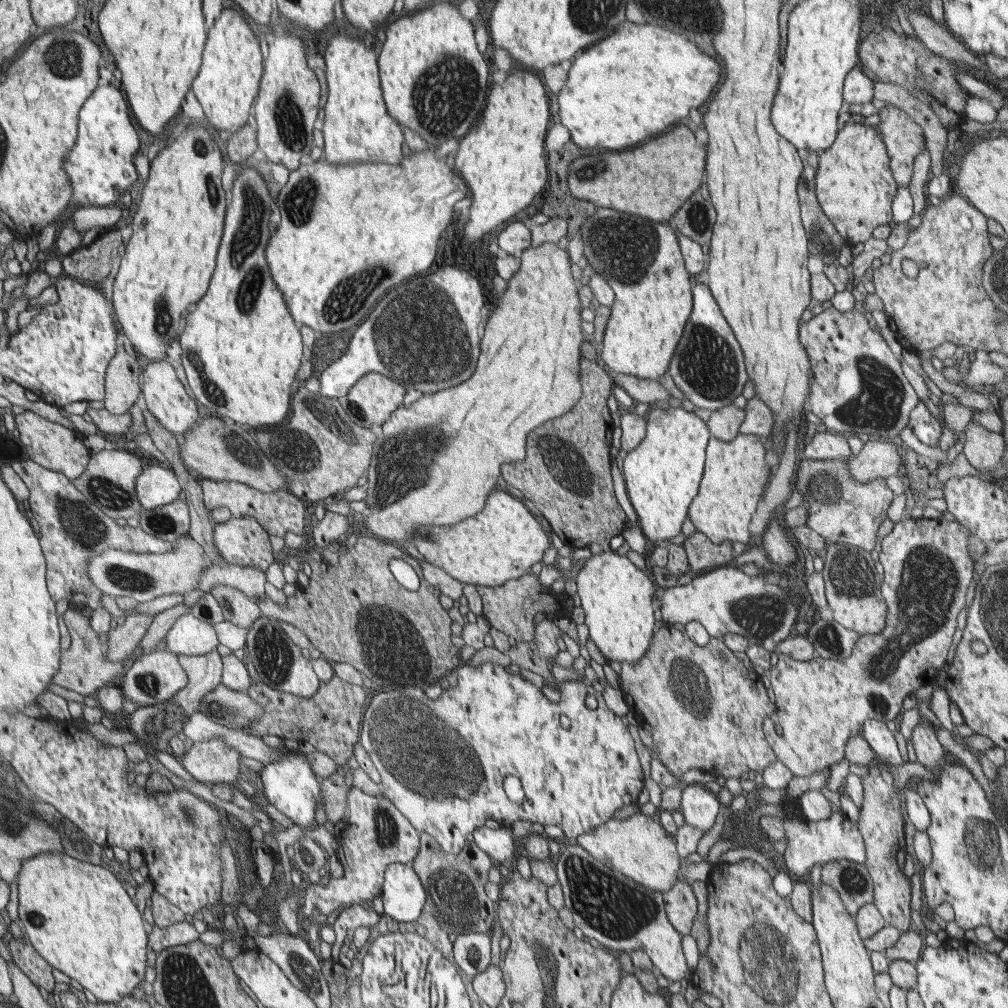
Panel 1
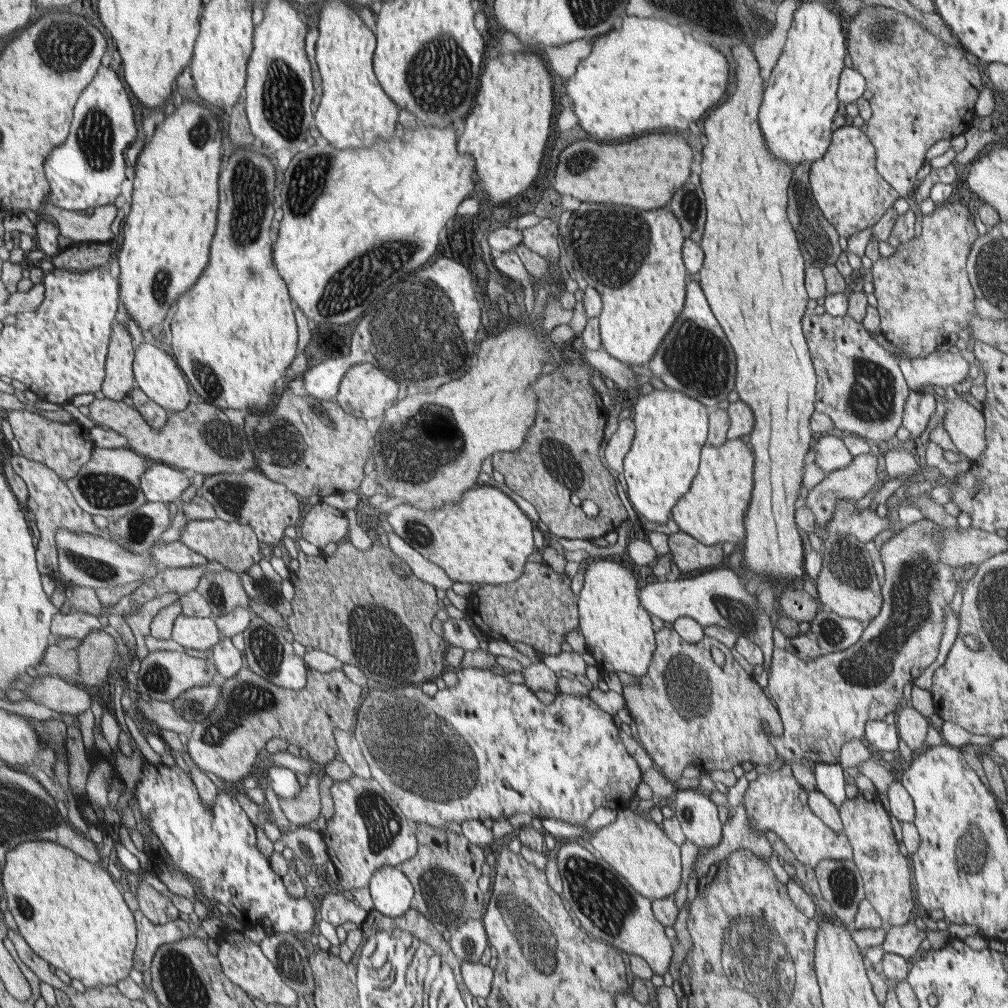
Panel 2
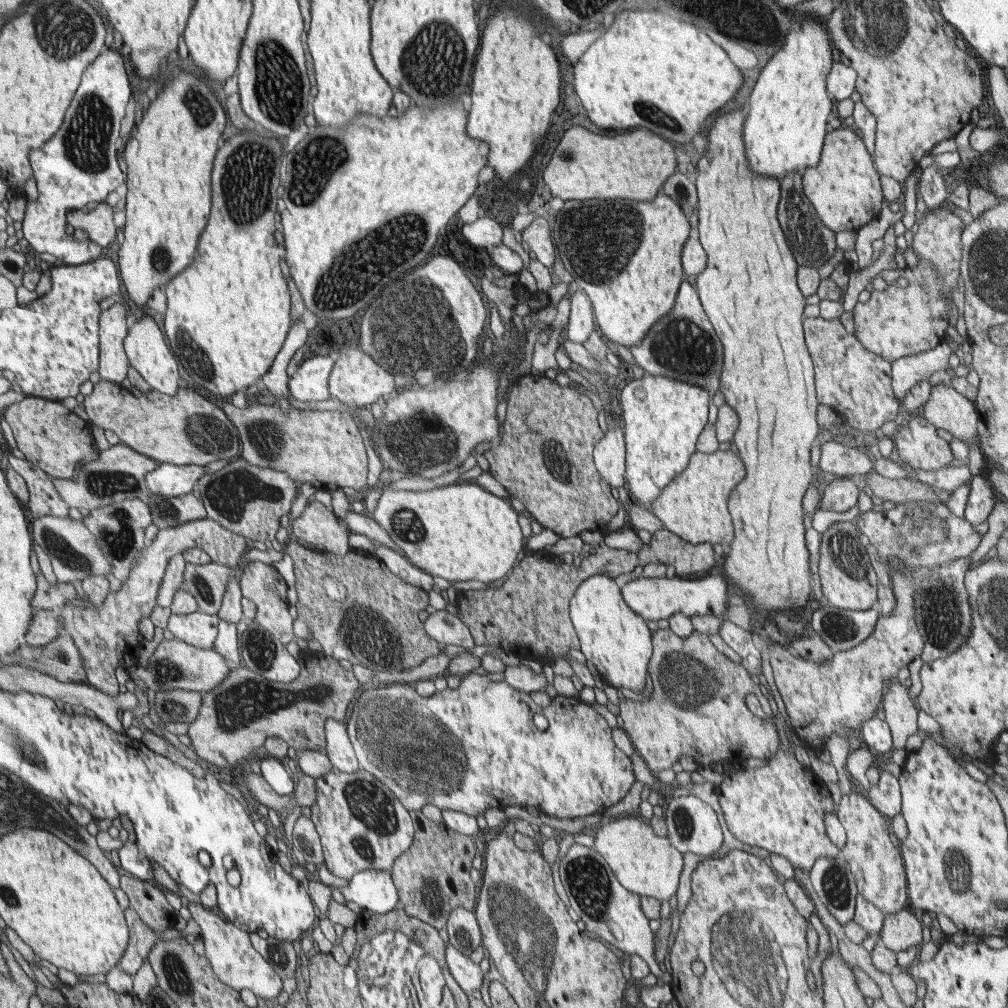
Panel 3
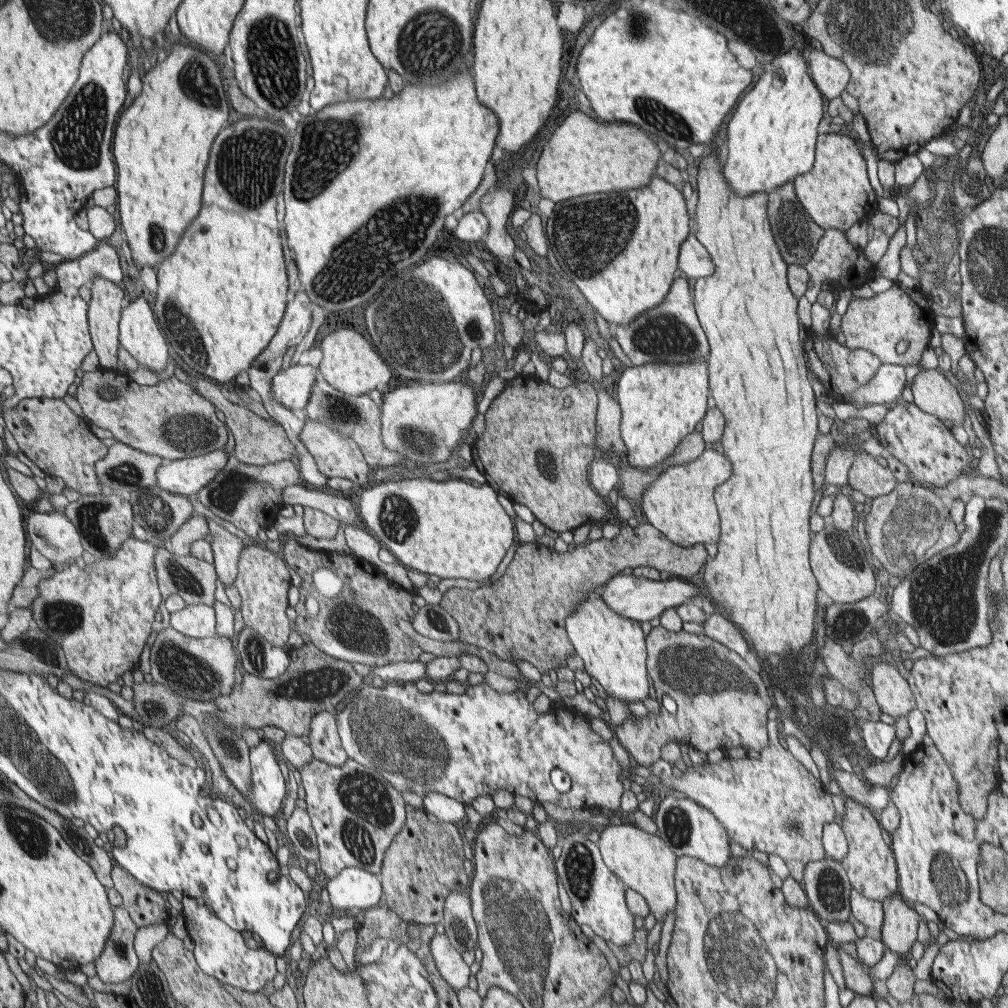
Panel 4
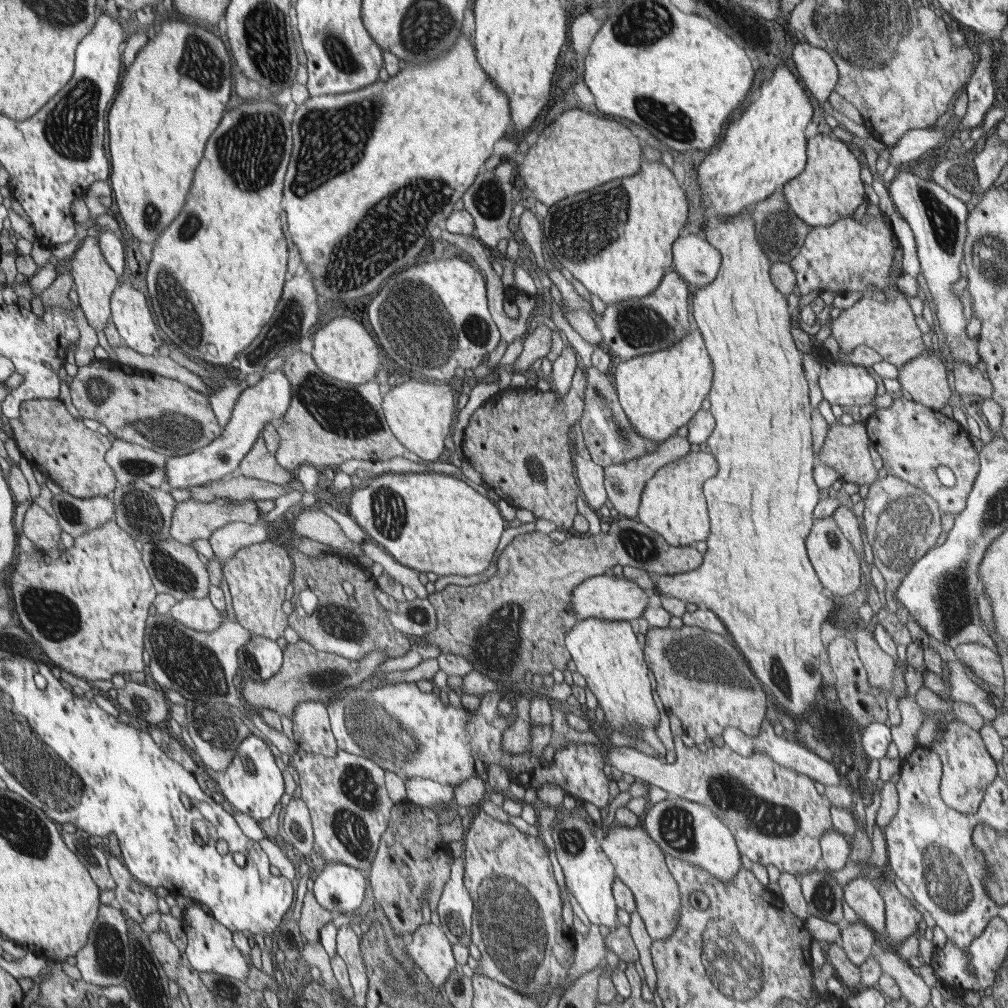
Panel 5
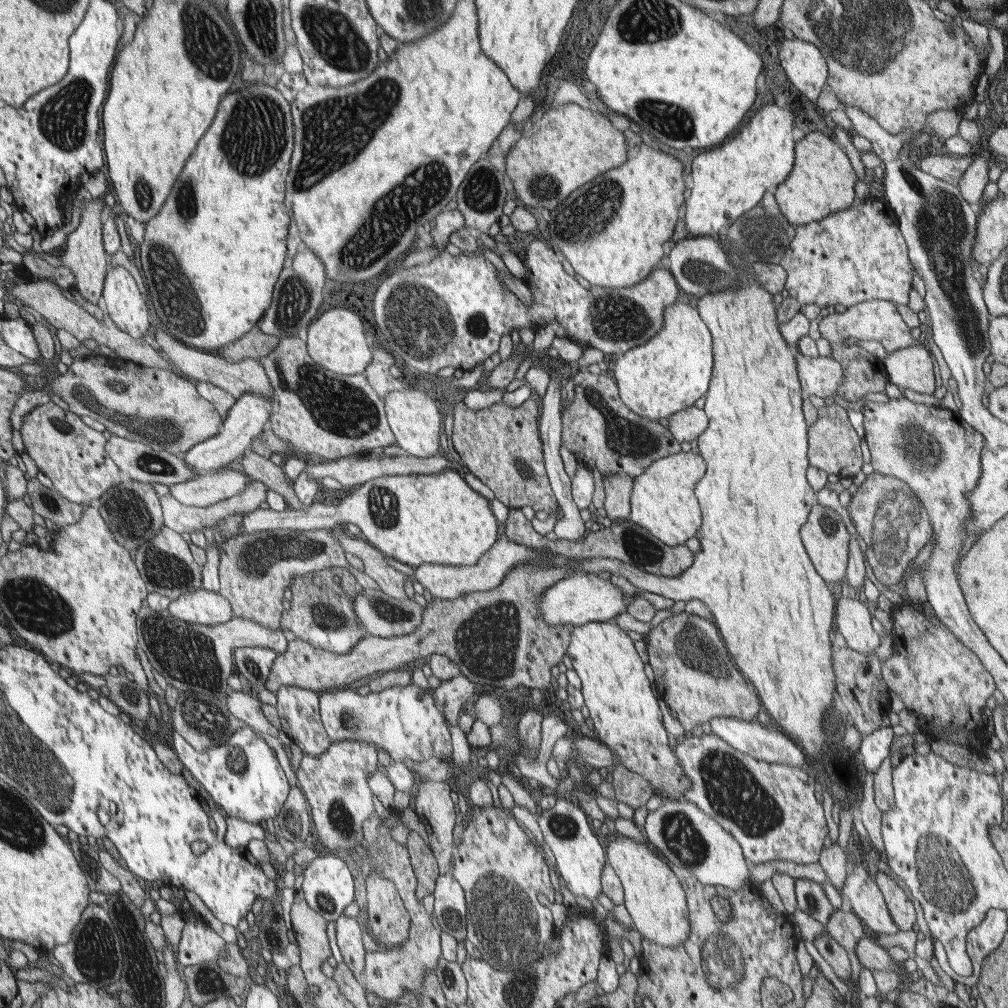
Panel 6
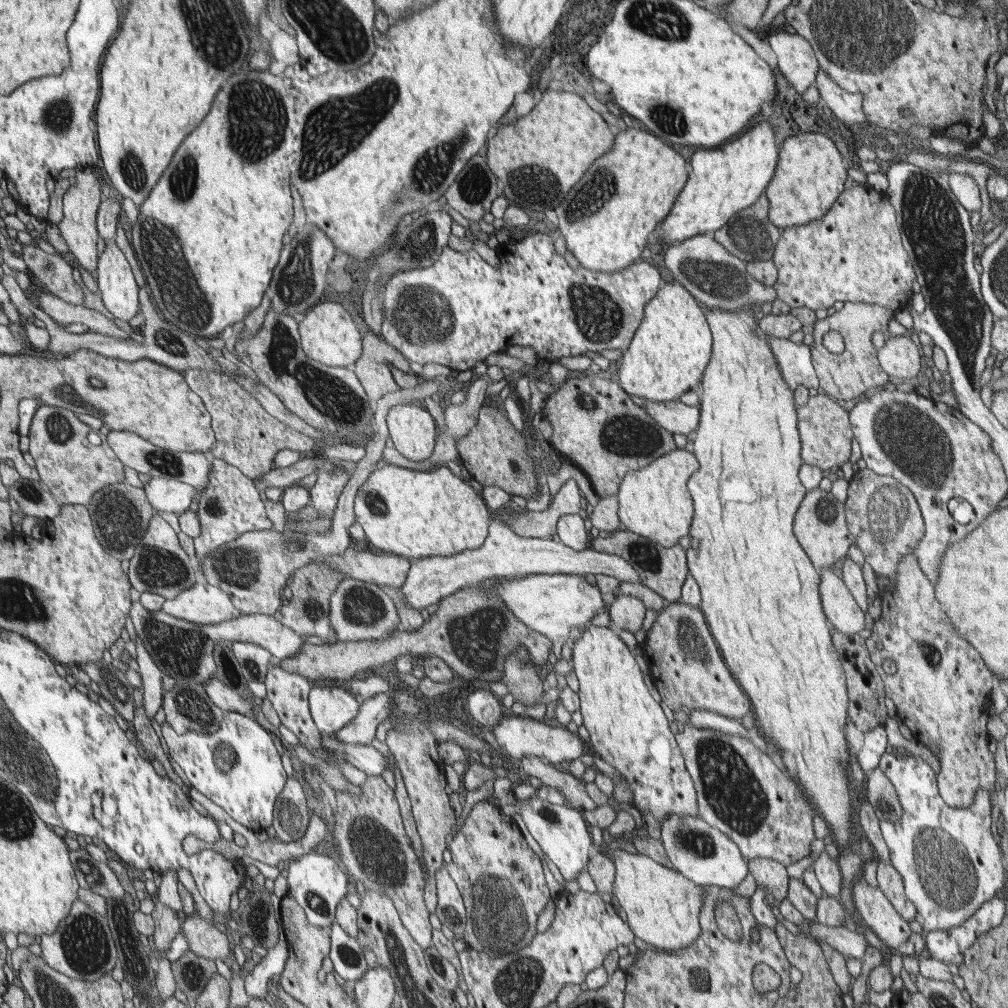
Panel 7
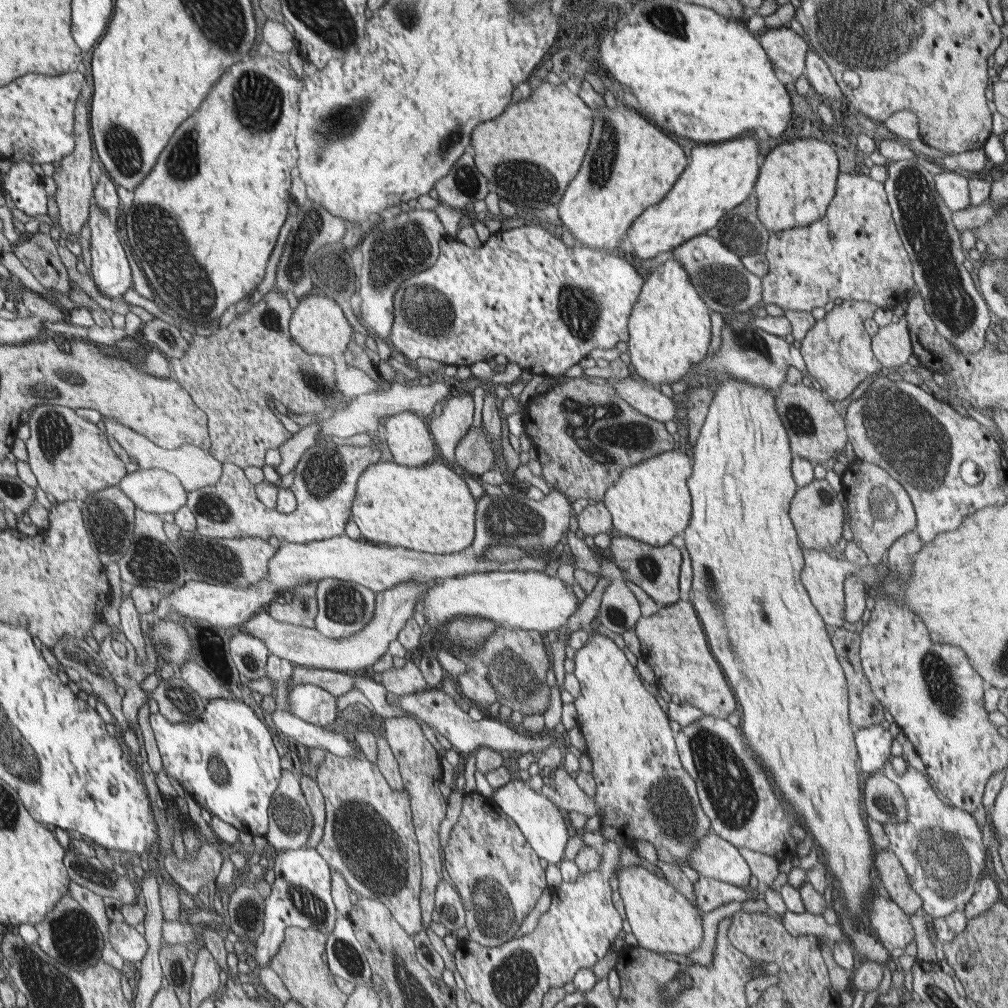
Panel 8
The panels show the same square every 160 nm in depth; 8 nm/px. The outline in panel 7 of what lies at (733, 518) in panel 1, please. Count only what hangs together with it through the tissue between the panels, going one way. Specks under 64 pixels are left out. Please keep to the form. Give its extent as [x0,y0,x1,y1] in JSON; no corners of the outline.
[615,449,700,548]

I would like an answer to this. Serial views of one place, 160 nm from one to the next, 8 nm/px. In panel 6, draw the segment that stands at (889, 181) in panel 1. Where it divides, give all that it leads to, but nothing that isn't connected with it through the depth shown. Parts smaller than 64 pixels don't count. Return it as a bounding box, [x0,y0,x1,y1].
[774,132,857,226]

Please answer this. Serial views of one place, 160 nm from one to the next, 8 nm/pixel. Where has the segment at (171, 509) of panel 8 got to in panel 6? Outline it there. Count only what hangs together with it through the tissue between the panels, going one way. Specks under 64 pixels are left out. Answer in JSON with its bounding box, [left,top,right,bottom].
[169,470,253,507]

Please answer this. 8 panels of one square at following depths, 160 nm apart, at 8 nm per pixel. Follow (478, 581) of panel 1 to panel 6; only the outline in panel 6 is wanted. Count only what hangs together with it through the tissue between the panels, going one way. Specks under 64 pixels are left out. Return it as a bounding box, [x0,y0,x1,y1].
[240,468,498,568]

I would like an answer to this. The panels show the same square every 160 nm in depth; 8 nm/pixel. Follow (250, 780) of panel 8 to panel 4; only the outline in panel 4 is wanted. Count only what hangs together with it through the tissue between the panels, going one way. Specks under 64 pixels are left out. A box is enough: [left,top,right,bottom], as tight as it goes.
[245,740,286,816]

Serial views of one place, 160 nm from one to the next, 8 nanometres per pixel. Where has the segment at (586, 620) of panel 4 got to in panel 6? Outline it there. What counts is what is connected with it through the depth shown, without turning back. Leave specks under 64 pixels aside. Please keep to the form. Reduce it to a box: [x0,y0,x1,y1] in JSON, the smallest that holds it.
[569,620,691,800]

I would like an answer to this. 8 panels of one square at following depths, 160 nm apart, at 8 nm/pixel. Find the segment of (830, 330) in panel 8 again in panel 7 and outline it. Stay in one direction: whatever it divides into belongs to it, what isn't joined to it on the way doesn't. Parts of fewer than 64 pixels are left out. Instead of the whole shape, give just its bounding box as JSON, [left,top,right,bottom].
[809,303,895,400]

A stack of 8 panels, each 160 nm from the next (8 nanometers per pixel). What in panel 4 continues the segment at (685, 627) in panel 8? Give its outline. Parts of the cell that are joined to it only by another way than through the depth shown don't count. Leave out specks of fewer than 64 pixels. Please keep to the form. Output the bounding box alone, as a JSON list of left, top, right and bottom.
[615,626,772,766]

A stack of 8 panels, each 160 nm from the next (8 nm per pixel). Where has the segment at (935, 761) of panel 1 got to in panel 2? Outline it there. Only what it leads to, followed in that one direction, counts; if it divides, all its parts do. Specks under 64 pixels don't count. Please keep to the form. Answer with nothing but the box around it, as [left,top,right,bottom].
[896,702,930,755]

